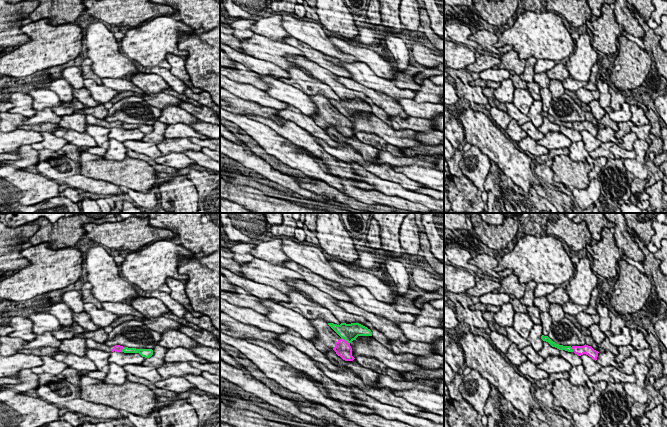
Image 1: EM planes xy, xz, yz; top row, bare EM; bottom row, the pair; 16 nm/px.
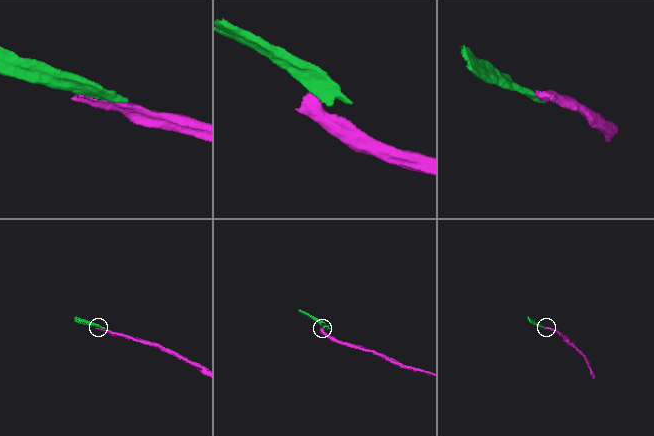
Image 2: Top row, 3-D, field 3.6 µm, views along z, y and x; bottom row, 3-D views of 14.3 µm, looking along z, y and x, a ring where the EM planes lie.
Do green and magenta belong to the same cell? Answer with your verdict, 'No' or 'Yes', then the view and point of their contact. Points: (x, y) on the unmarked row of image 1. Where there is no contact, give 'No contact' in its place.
No. Touches green at xz (345, 116)

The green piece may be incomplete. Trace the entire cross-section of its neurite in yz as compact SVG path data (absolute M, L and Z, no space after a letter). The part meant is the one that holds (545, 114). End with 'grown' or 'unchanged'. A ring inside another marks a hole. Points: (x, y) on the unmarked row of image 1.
M542 111L541 112L541 115L543 117L546 117L548 118L552 123L555 123L559 126L565 126L565 127L568 127L568 128L573 128L573 125L571 122L563 122L563 121L559 121L559 120L556 120L555 118L553 118L548 112L544 112Z | unchanged

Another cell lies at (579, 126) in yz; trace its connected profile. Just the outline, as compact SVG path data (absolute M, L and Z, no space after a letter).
M584 121L584 122L572 122L573 128L577 130L578 132L581 132L583 130L588 131L593 136L597 136L598 133L598 127L594 126L591 122Z

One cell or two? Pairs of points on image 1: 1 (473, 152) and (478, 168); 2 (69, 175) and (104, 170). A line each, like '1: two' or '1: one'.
1: one
2: two

